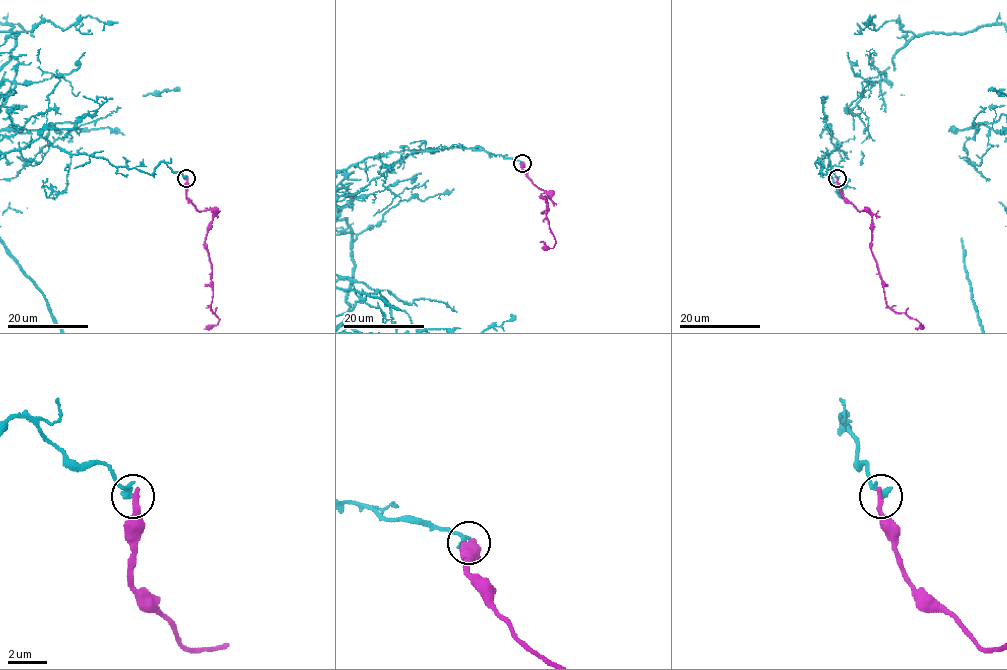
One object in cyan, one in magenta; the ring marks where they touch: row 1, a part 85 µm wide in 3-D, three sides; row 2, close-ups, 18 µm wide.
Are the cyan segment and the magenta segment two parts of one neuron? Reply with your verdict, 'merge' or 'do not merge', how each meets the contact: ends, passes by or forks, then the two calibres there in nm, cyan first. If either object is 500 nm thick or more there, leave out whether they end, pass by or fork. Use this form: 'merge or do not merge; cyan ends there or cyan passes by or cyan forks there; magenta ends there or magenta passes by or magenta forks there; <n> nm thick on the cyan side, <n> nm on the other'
do not merge; cyan ends there; magenta ends there; 360 nm thick on the cyan side, 320 nm on the other

